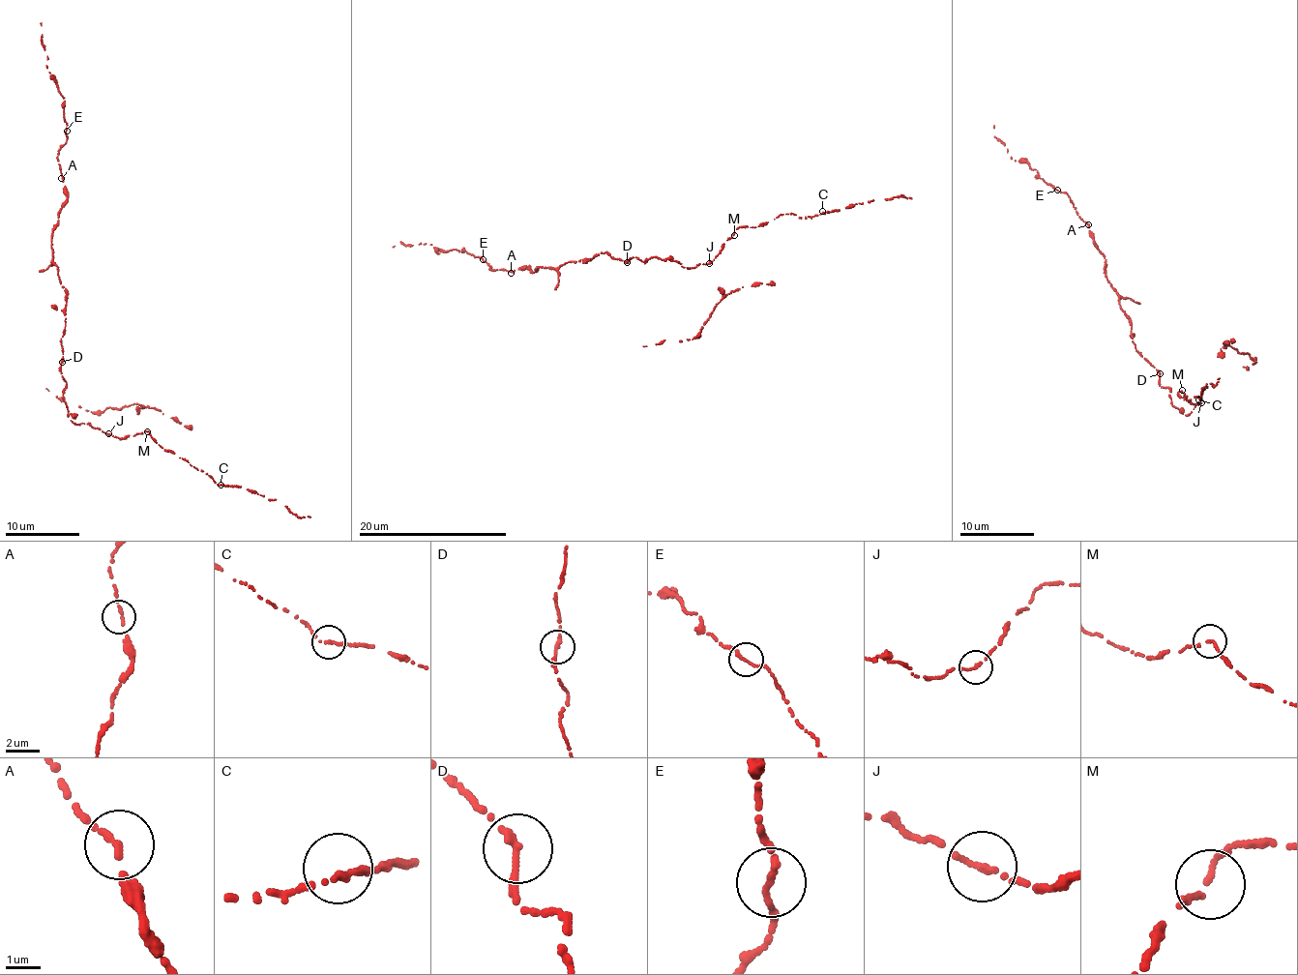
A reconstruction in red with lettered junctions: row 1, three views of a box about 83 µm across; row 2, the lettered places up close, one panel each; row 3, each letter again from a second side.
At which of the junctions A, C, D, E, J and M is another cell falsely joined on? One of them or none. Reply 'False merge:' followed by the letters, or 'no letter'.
False merge: no letter

